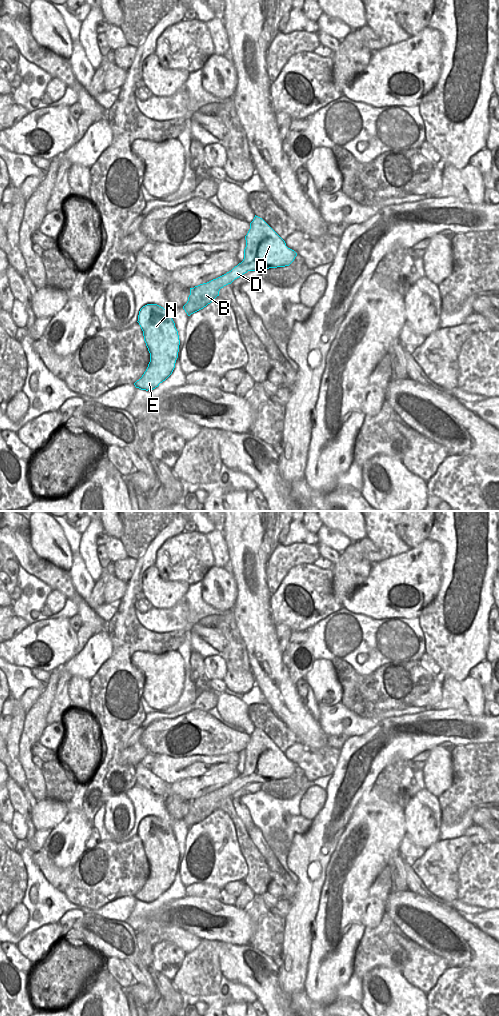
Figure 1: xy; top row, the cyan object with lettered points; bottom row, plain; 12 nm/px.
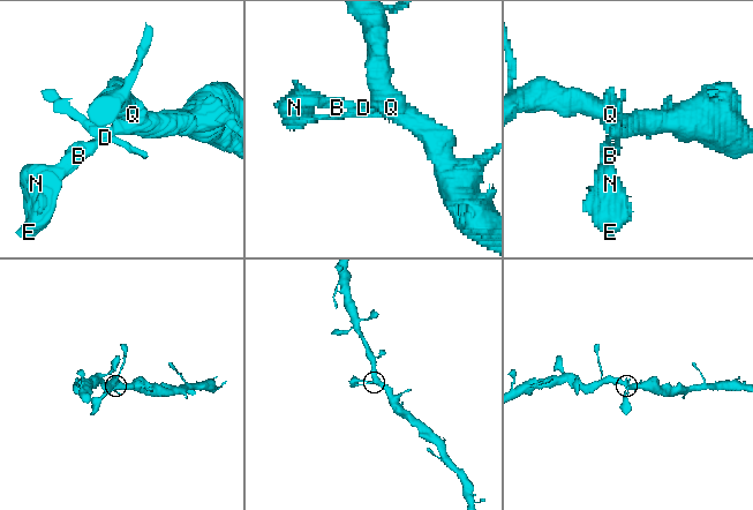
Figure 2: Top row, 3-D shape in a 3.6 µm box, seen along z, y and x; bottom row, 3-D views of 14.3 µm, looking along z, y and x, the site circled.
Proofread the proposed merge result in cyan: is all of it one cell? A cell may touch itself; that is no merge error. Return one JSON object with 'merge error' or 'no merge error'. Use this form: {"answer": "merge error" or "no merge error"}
{"answer": "merge error"}

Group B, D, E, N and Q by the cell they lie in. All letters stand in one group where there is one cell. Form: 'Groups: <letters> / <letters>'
Groups: B D E N / Q.

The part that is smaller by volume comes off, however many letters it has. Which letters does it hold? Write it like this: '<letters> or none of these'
B, D, E, N

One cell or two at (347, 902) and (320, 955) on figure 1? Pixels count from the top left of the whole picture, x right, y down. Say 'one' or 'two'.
one

